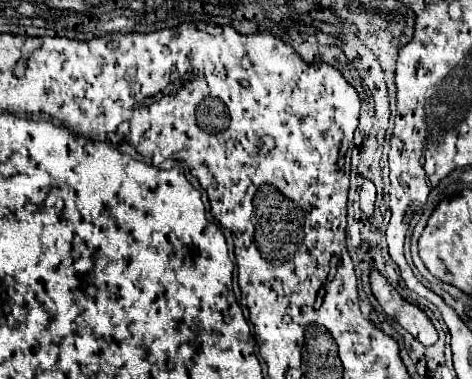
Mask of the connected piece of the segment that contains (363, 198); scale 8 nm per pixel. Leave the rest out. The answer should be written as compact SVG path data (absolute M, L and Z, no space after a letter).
M364 181L362 185L362 191L360 191L360 207L366 215L372 215L374 211L374 201L376 201L376 189L374 189L374 183L372 181Z

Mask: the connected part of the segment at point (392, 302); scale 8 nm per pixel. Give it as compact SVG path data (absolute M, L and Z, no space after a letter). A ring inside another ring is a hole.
M374 269L370 273L370 287L382 311L388 317L392 317L402 329L406 329L416 341L420 341L426 347L438 341L438 333L432 321L426 317L426 313L420 311L416 305L408 303L406 299L402 299L400 293Z

